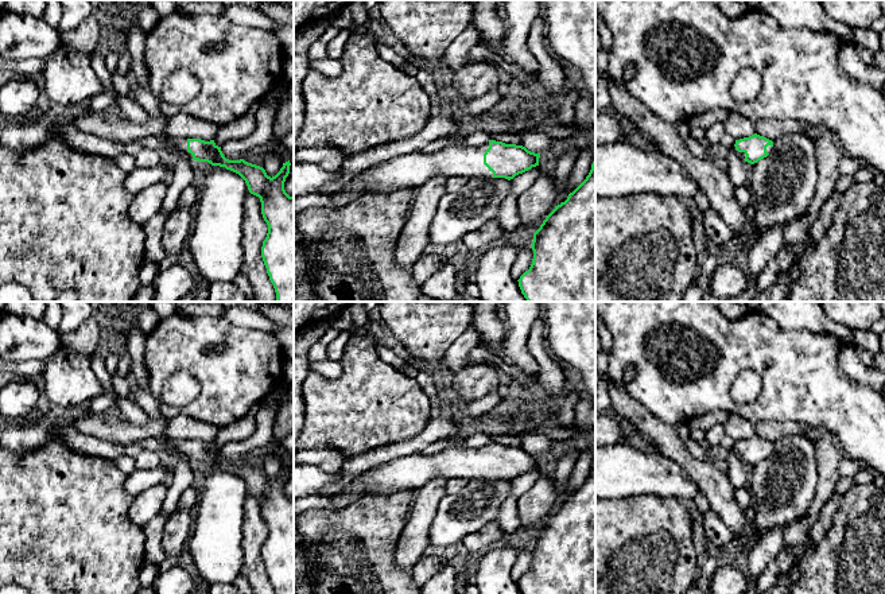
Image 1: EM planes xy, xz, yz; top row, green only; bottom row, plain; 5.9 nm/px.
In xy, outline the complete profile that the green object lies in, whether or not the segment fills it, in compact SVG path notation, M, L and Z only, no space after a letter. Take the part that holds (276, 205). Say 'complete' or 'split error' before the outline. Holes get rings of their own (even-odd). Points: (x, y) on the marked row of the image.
split error; M170 139L189 159L207 162L238 174L249 193L260 198L261 214L268 225L261 257L273 284L276 300L294 302L294 197L284 190L290 160L283 163L280 171L271 178L260 166L244 159L226 159L214 140Z

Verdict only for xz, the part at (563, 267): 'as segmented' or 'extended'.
as segmented

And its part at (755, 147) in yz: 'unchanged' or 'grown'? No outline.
grown

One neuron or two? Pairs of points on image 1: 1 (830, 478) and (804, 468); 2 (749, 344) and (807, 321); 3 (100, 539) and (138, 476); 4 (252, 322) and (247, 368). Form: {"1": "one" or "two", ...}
{"1": "two", "2": "two", "3": "two", "4": "two"}

